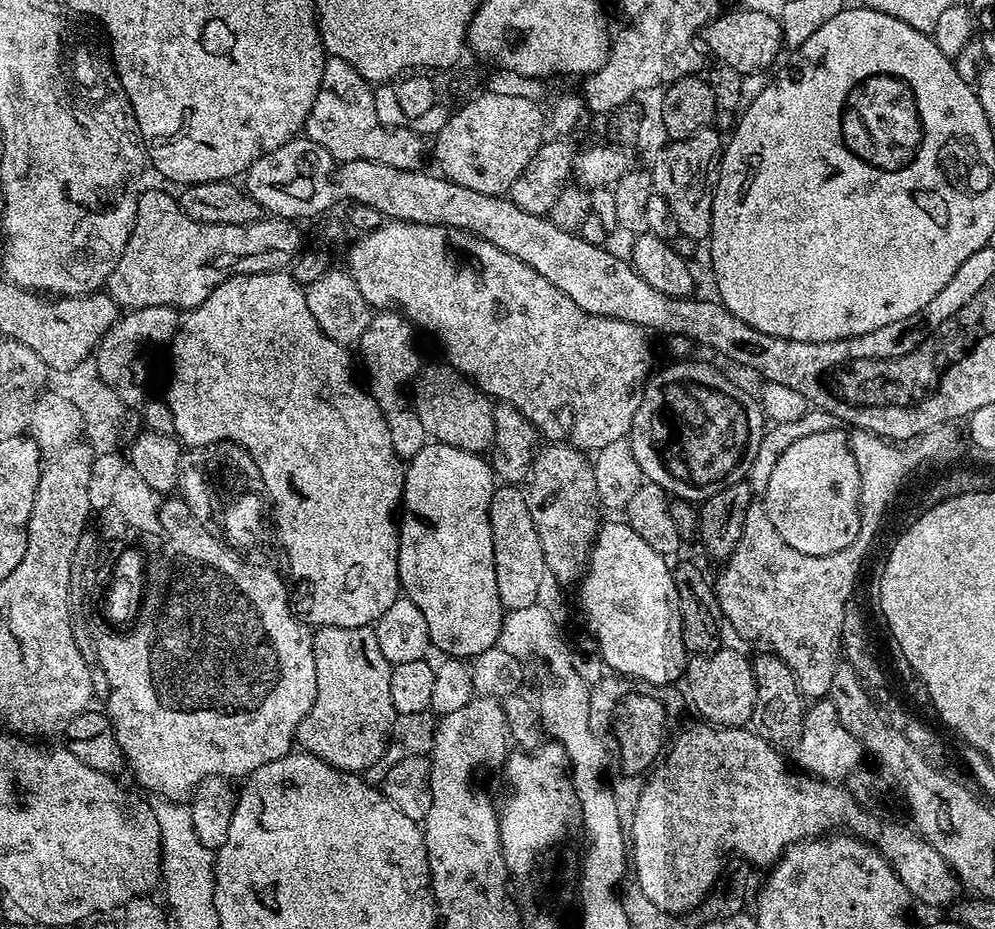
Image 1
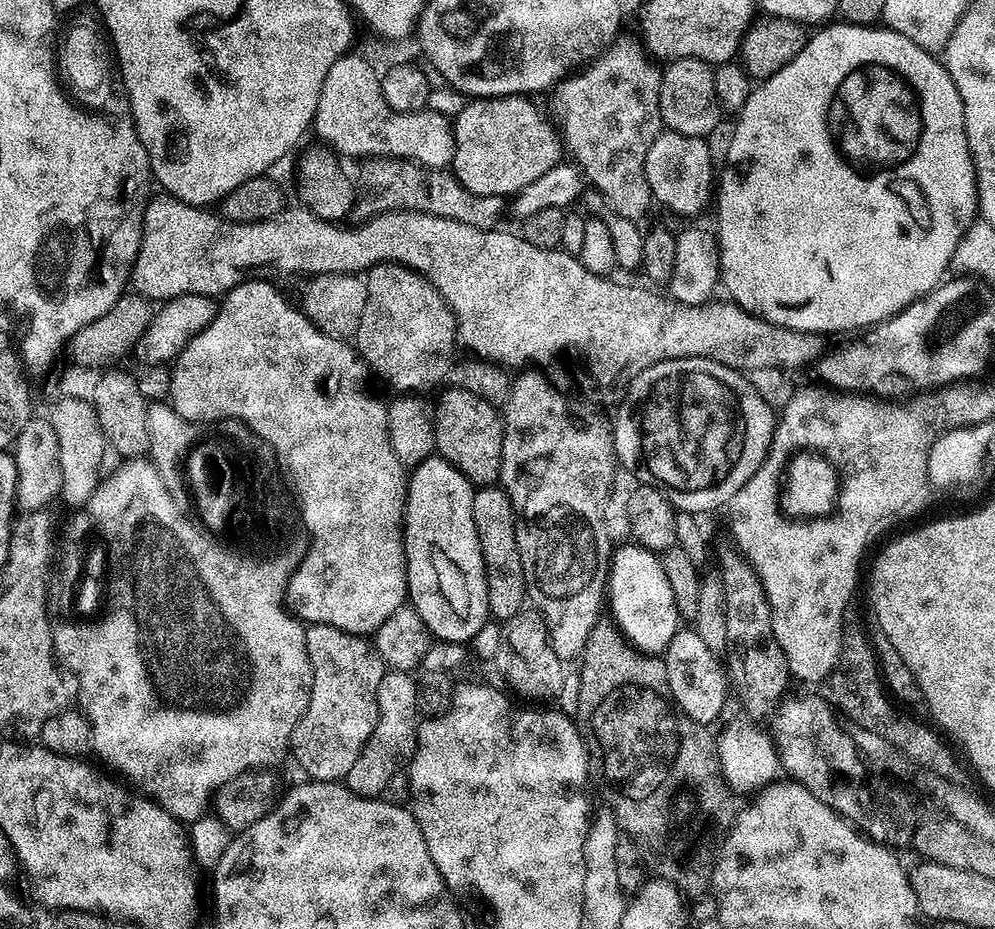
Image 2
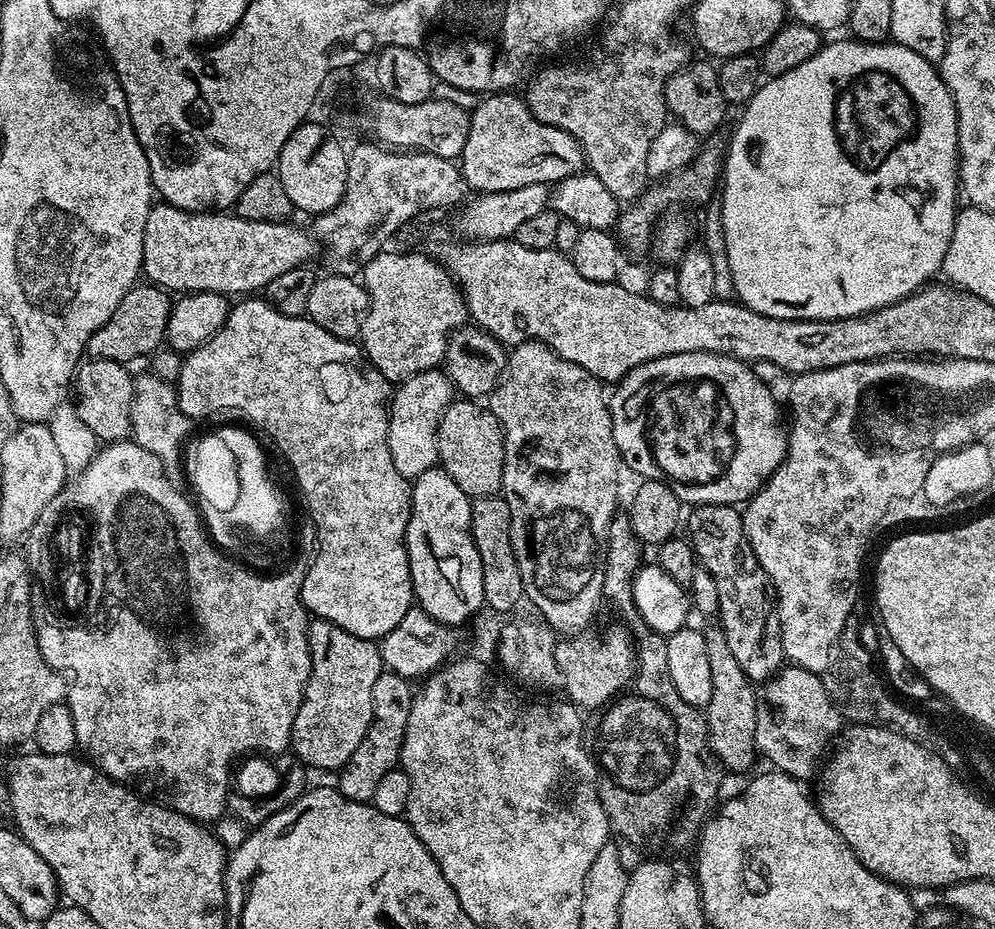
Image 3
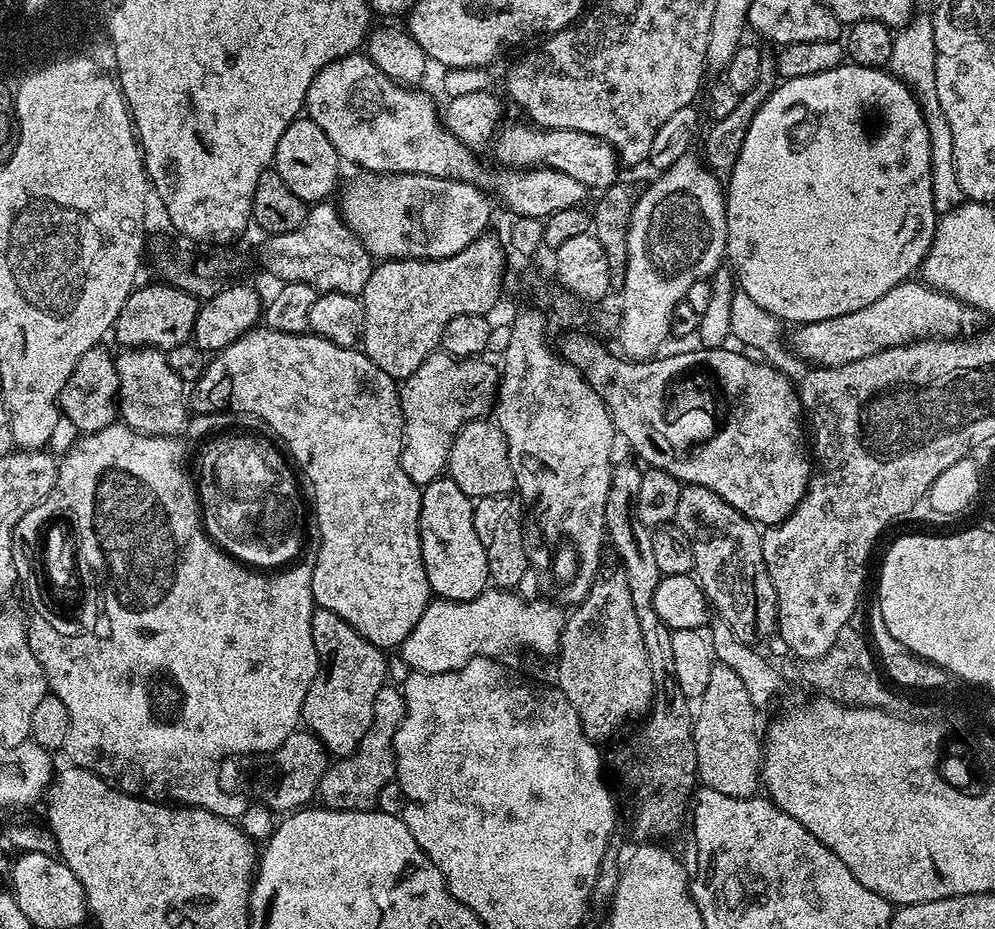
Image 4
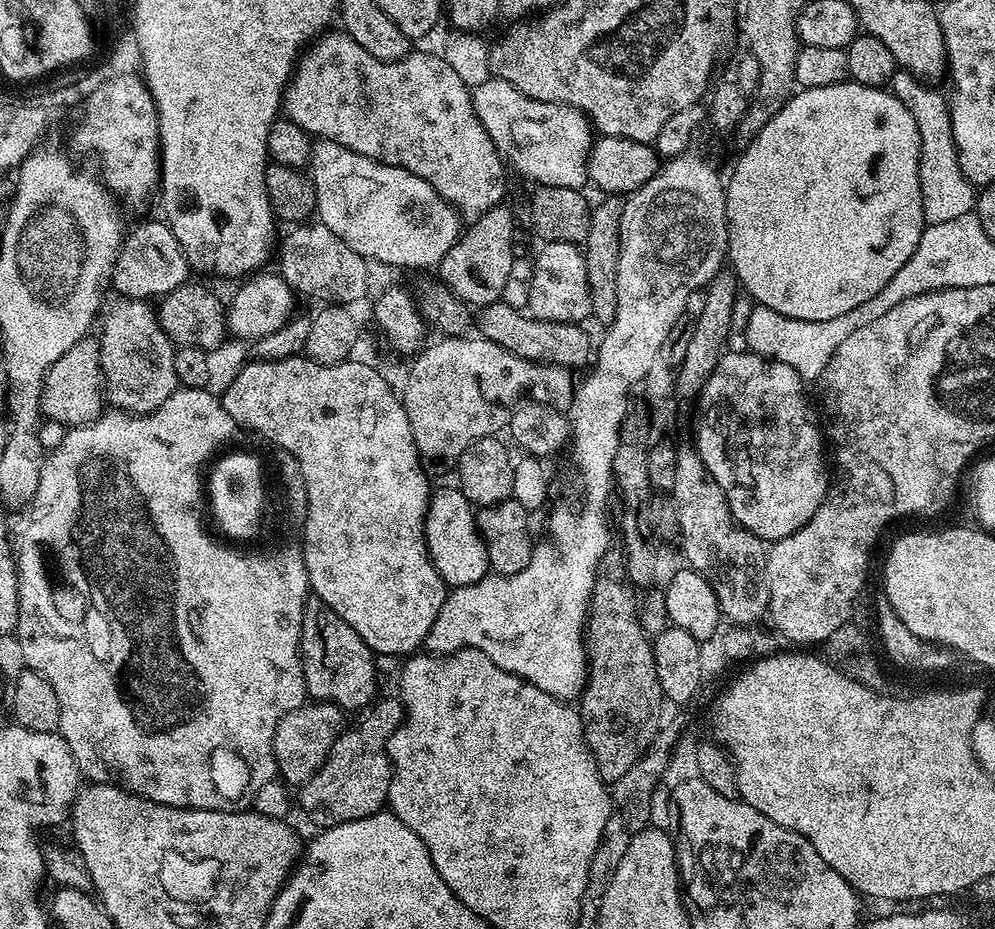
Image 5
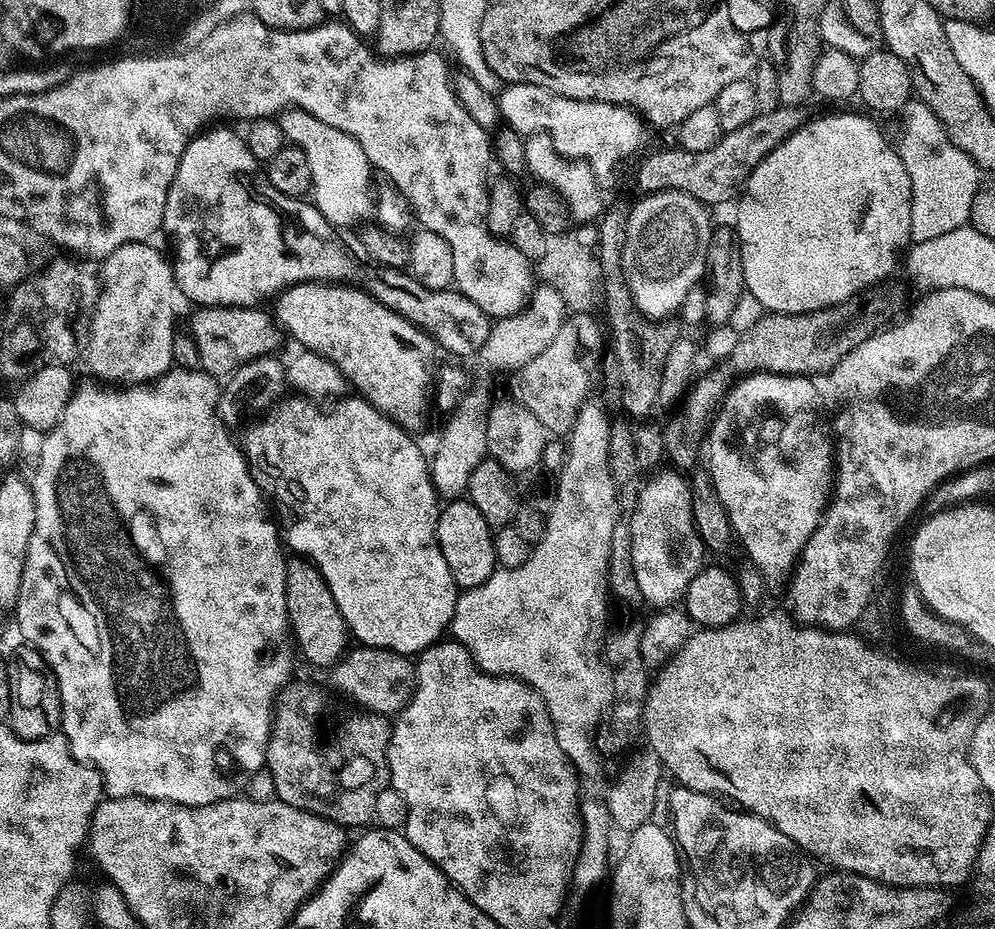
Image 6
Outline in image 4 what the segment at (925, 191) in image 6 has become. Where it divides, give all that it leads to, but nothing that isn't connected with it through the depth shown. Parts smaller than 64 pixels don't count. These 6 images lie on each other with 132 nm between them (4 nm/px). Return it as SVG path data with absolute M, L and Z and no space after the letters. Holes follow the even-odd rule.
M913 15L912 21L893 35L890 71L915 92L916 99L920 102L920 109L924 111L924 121L930 134L932 193L937 213L943 214L954 210L959 204L965 203L966 197L962 186L958 186L958 174L954 166L954 134L950 134L950 122L946 122L946 114L942 114L942 106L938 102L936 47L931 15Z

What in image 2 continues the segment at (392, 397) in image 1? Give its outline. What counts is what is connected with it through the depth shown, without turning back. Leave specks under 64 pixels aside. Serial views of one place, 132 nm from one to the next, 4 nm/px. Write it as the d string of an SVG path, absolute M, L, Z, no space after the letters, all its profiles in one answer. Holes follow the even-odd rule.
M375 264L366 273L366 283L366 310L362 310L362 322L354 337L354 347L360 359L375 375L377 372L396 394L420 394L423 388L443 385L452 371L452 351L458 348L456 315L452 313L452 307L441 298L439 290L426 276L402 264Z

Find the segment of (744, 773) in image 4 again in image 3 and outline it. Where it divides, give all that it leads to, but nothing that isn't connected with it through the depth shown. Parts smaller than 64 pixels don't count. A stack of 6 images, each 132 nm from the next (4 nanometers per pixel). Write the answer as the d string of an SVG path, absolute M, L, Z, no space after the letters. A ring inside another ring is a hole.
M719 626L705 627L703 633L706 655L710 658L710 682L714 682L714 690L710 690L710 702L703 713L704 723L708 726L708 744L725 769L733 768L740 772L751 764L754 757L758 692L742 666L738 666L730 645L726 643L724 629Z

